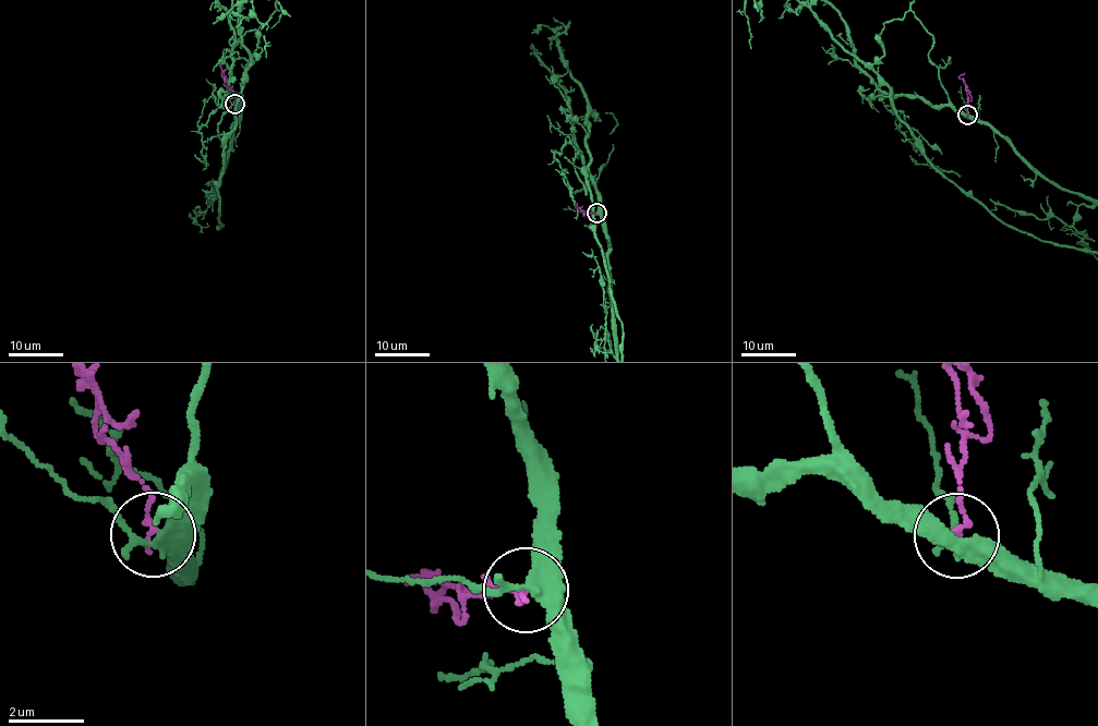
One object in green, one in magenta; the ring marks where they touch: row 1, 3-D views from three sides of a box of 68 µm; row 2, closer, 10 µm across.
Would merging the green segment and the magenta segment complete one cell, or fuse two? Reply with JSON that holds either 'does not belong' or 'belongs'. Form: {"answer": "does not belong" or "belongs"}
{"answer": "belongs"}

